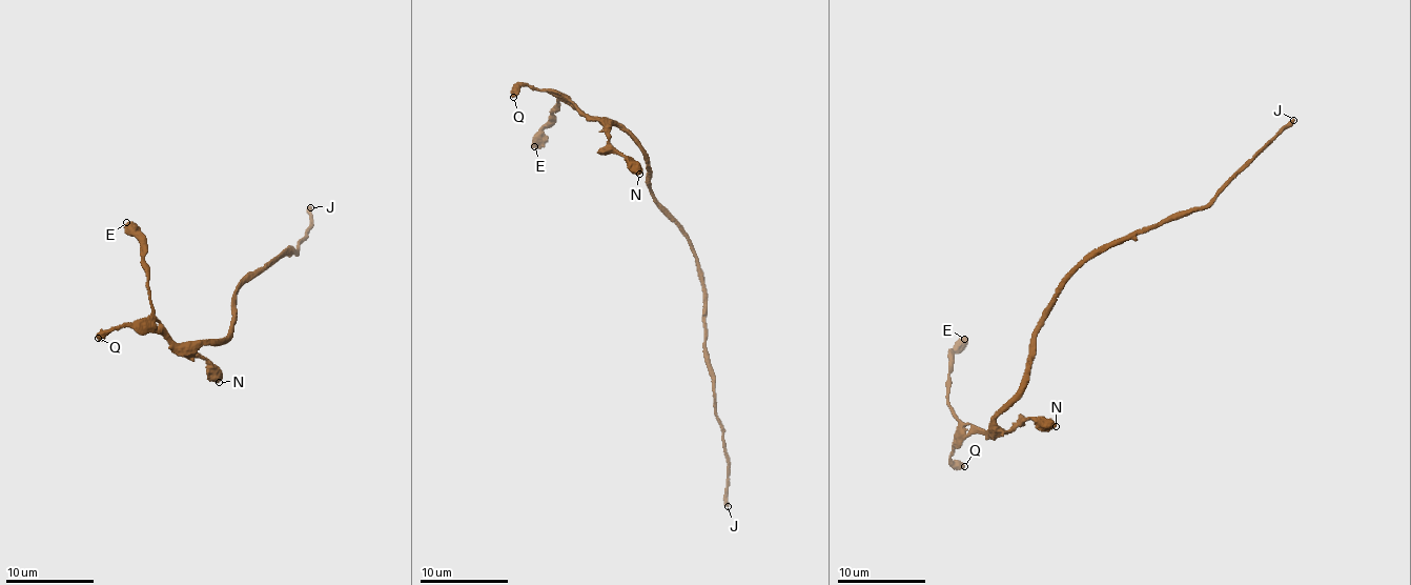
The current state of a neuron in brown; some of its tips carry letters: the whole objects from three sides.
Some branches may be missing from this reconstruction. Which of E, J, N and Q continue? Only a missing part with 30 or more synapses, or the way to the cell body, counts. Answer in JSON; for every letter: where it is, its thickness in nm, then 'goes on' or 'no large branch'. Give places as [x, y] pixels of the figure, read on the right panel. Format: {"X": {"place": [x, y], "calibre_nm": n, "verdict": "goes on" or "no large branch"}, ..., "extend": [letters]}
{"E": {"place": [964, 339], "calibre_nm": 650, "verdict": "no large branch"}, "J": {"place": [1293, 120], "calibre_nm": 320, "verdict": "no large branch"}, "N": {"place": [1056, 426], "calibre_nm": 600, "verdict": "no large branch"}, "Q": {"place": [964, 466], "calibre_nm": 500, "verdict": "no large branch"}, "extend": []}

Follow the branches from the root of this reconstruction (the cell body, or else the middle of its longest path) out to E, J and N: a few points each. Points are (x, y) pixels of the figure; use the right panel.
E: (1051, 308), (1033, 340), (1027, 379), (986, 431), (957, 418), (947, 401), (949, 351), (964, 339)
J: (1051, 308), (1051, 300), (1084, 262), (1138, 234), (1200, 210), (1293, 120)
N: (1051, 308), (1033, 340), (1027, 379), (995, 422), (1003, 430), (1011, 431), (1030, 419), (1056, 426)

